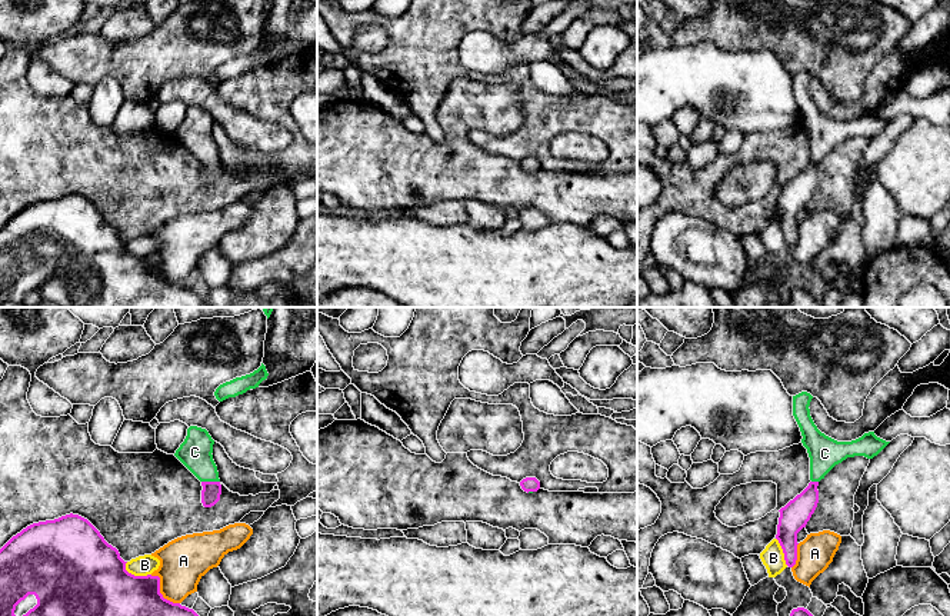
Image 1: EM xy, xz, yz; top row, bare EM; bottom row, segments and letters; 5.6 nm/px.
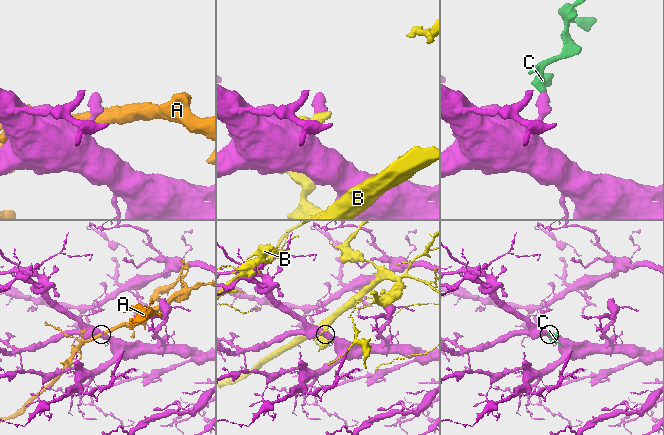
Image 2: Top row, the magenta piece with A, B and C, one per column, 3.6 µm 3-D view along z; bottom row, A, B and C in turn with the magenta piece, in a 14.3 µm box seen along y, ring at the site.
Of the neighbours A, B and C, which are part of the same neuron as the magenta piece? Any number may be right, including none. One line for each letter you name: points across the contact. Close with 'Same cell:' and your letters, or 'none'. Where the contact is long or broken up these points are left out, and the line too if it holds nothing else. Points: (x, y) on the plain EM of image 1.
C: across xy (210, 175), (210, 162), (194, 132)
Same cell: C

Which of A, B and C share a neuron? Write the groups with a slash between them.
A / B / C

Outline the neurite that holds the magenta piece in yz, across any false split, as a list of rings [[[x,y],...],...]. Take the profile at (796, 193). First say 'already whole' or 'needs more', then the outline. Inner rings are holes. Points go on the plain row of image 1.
needs more | [[[801,71],[793,76],[793,96],[801,111],[801,123],[807,129],[810,137],[810,163],[809,166],[781,187],[777,214],[784,240],[789,247],[793,247],[797,240],[797,213],[806,207],[819,183],[819,162],[839,143],[847,137],[864,136],[873,139],[890,121],[886,121],[874,114],[864,113],[861,117],[851,121],[837,121],[821,113],[810,96],[810,81],[813,76]]]

